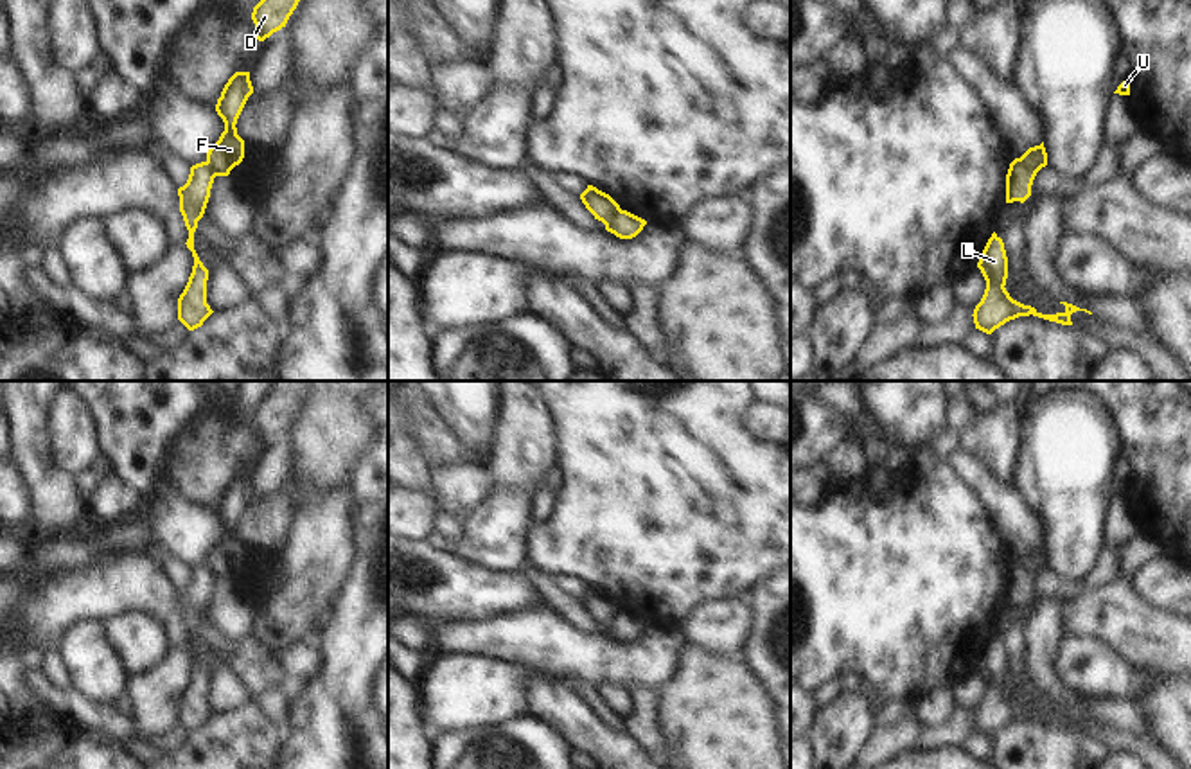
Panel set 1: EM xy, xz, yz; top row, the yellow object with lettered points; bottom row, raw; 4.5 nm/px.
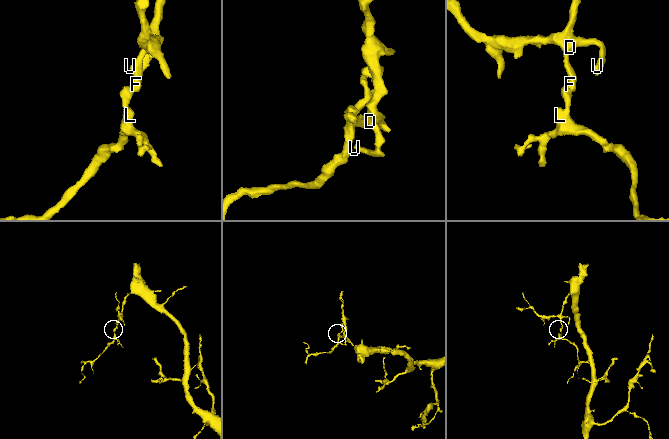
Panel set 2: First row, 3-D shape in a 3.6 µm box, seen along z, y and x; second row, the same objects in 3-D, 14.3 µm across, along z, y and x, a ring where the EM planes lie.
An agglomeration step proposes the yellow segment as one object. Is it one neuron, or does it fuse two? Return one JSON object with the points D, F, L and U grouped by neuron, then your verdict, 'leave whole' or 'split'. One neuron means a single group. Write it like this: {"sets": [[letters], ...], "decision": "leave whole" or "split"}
{"sets": [["D", "F", "U"], ["L"]], "decision": "split"}

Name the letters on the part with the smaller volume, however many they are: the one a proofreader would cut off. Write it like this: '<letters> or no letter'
L

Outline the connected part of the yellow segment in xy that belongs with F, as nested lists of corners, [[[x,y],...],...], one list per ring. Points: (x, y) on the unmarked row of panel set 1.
[[[235,474],[217,501],[216,514],[225,525],[225,534],[207,555],[207,568],[216,579],[228,579],[244,561],[244,543],[237,537],[237,521],[253,496],[250,474]]]

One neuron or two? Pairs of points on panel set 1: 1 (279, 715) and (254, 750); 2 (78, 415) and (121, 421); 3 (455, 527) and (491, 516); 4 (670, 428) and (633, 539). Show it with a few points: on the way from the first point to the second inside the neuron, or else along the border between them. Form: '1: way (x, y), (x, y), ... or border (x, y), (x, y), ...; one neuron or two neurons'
1: border (255, 701), (282, 732); two neurons
2: border (81, 399), (90, 412), (94, 444), (99, 451); two neurons
3: border (462, 520), (462, 536), (453, 545); two neurons
4: way (658, 455), (658, 502), (647, 512); one neuron

